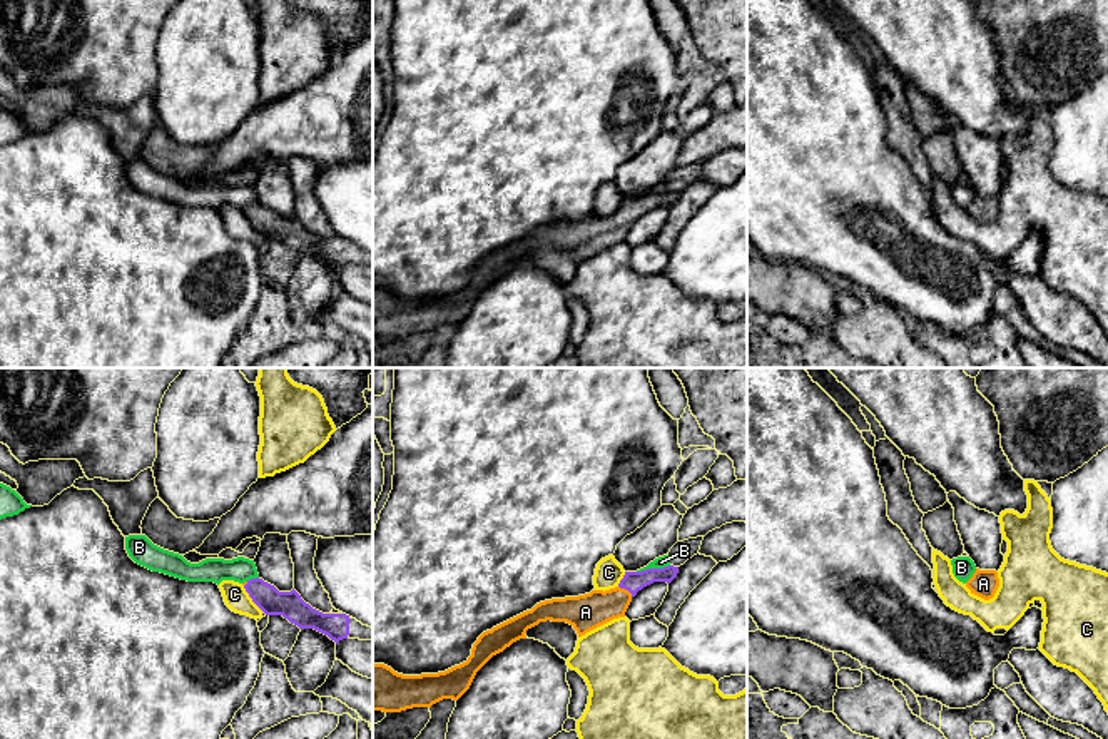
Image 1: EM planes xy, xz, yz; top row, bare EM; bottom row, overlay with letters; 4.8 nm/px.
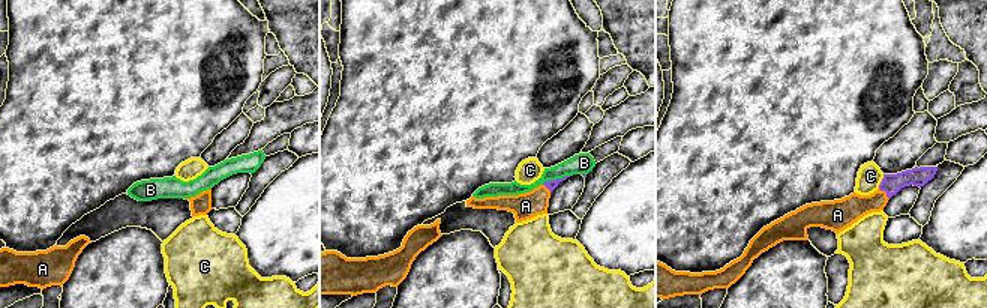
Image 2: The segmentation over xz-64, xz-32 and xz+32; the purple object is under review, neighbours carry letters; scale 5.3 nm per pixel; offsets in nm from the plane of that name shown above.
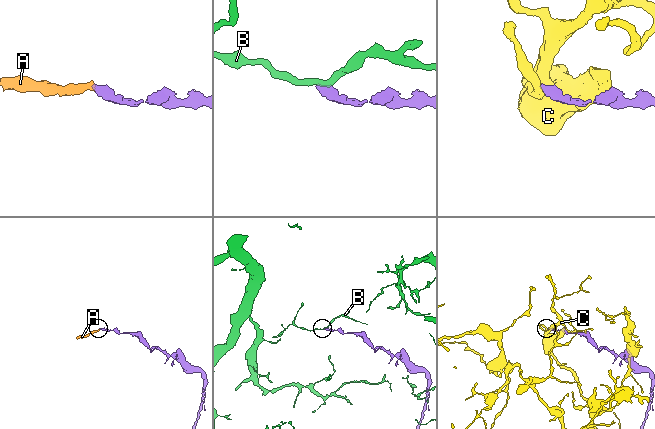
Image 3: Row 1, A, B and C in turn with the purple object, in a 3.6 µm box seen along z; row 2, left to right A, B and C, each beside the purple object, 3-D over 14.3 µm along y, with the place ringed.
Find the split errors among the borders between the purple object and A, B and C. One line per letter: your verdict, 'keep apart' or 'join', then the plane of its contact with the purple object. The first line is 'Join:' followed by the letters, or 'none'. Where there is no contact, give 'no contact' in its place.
Join: A
A: join; meets purple in xz
B: keep apart; meets purple in xz
C: keep apart; meets purple in xy

